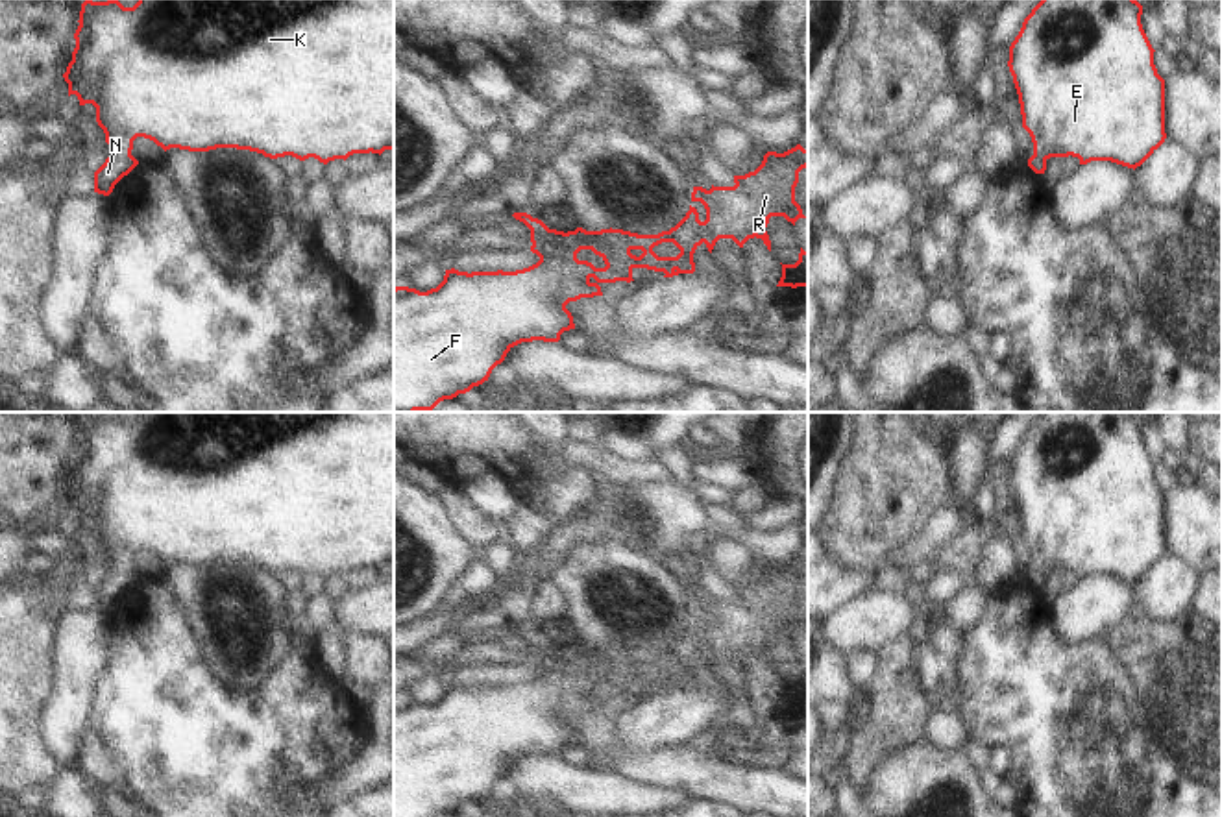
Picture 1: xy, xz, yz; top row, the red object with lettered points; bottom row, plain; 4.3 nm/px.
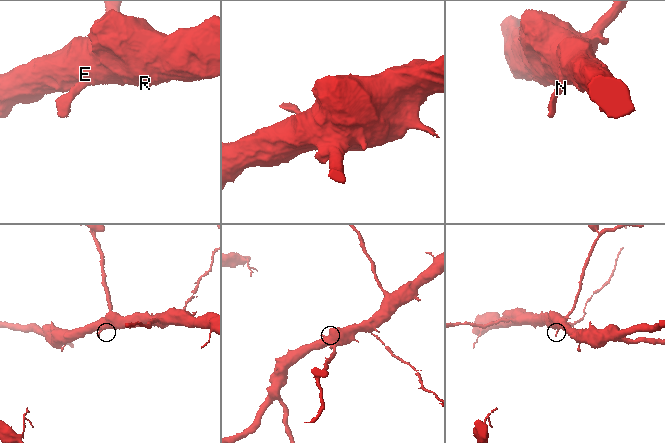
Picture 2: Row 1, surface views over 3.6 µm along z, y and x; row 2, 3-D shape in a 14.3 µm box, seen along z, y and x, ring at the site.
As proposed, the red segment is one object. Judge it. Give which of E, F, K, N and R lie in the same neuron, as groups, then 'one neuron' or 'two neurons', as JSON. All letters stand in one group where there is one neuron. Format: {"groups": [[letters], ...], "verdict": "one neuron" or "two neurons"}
{"groups": [["E", "F", "K", "N", "R"]], "verdict": "one neuron"}

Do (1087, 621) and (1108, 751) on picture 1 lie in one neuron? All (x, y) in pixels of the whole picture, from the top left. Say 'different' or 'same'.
different

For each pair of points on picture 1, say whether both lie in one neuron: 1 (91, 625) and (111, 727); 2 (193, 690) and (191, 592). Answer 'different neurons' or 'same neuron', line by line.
1: different neurons
2: different neurons

